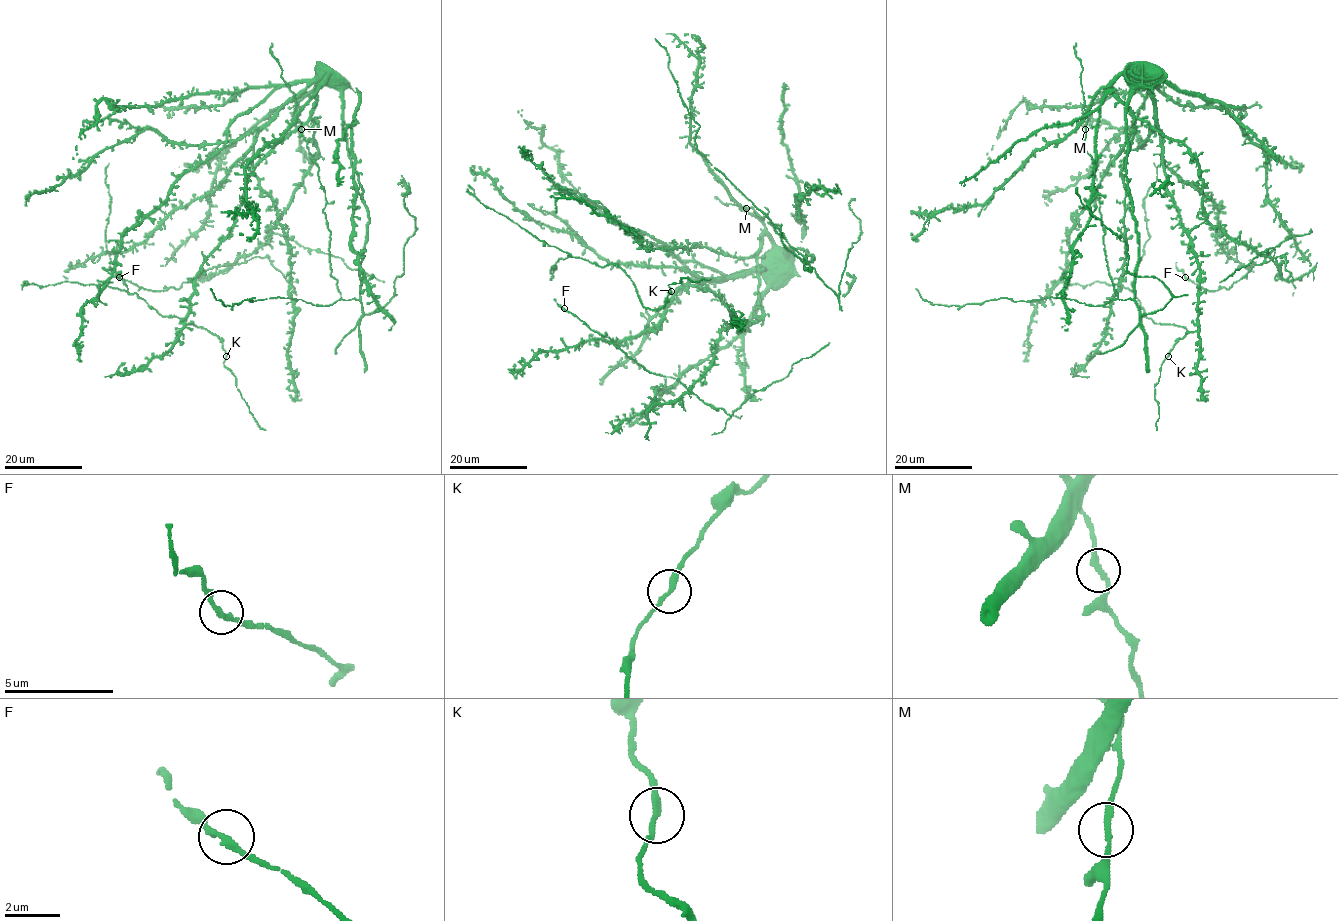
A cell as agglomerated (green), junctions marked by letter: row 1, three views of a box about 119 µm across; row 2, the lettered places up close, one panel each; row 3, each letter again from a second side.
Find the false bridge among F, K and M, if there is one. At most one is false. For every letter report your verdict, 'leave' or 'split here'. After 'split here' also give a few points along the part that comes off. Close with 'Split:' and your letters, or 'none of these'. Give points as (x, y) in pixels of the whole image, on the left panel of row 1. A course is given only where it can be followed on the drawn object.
F: leave
K: leave
M: leave
Split: none of these

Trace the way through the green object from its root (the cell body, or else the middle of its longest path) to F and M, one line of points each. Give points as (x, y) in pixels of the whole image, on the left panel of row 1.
F: (303, 176), (268, 240), (243, 262), (209, 268), (179, 288), (165, 290), (144, 289), (118, 278)
M: (303, 176), (317, 155), (311, 113), (319, 88), (298, 116), (301, 129)

